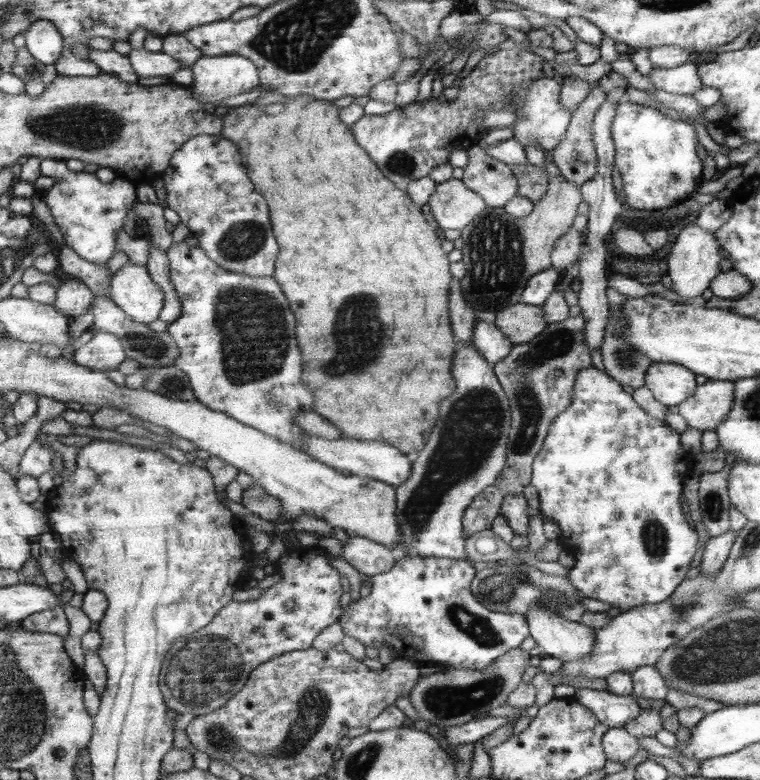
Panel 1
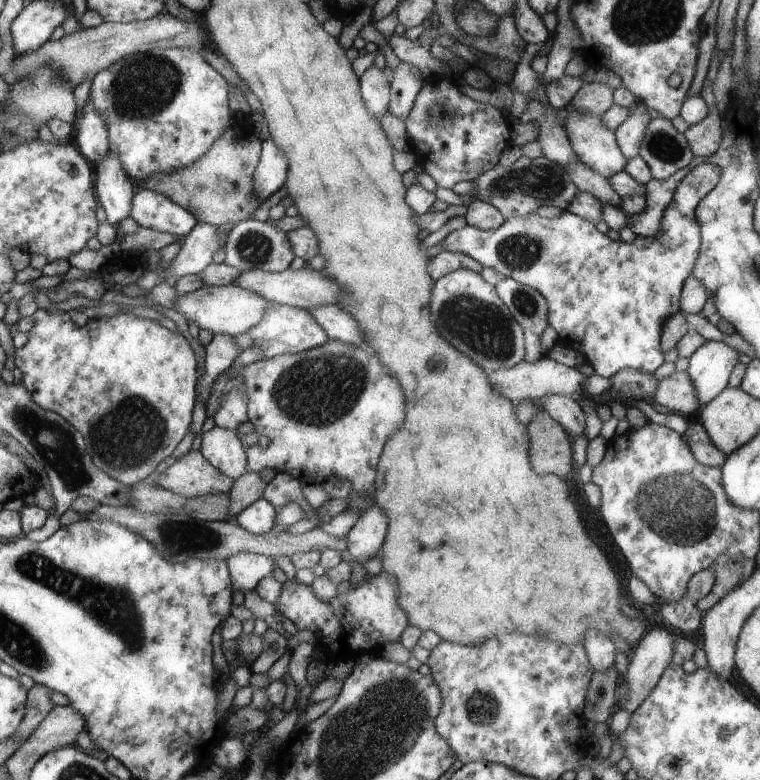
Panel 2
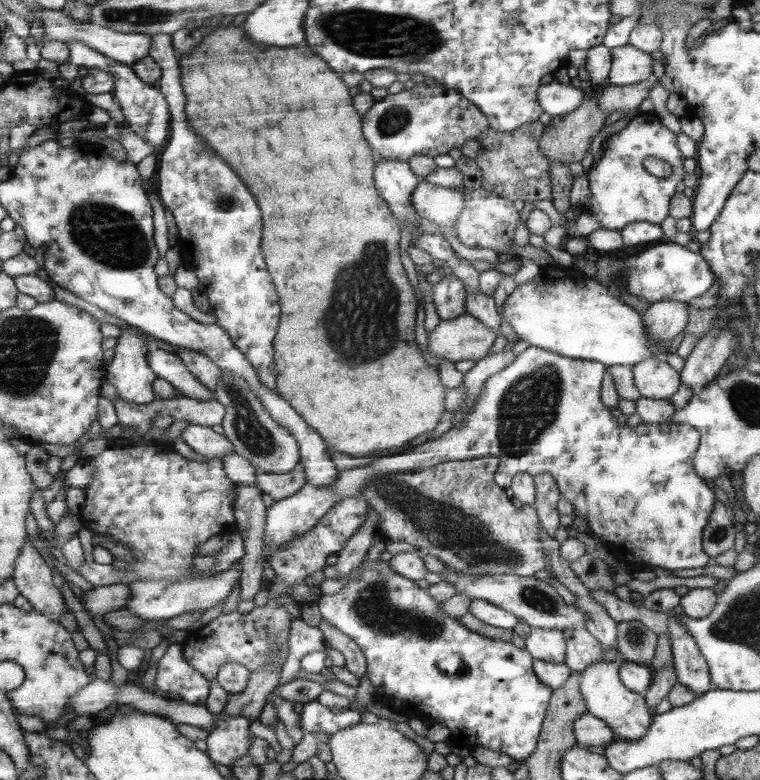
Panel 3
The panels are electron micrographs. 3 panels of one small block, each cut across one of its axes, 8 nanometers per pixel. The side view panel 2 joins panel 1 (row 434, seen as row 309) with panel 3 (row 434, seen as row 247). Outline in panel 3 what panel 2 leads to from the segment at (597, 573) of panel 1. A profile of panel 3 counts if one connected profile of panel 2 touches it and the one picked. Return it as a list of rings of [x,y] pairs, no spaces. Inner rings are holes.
[[[536,346],[526,348],[516,355],[516,359],[508,367],[496,372],[496,375],[492,374],[483,383],[478,401],[472,405],[462,425],[452,427],[440,437],[428,439],[403,453],[382,456],[365,467],[340,471],[338,480],[328,488],[306,483],[296,494],[274,501],[267,508],[262,535],[264,562],[268,563],[268,558],[274,552],[286,548],[292,540],[312,530],[336,502],[346,497],[357,497],[360,489],[378,475],[400,471],[415,472],[443,462],[479,459],[490,455],[500,460],[500,472],[496,472],[496,480],[500,482],[496,483],[502,488],[511,488],[515,476],[520,473],[532,476],[544,472],[552,473],[558,483],[560,496],[572,502],[575,507],[573,518],[583,517],[588,525],[587,533],[594,533],[610,547],[624,548],[626,564],[636,562],[645,564],[647,568],[660,566],[668,571],[707,566],[711,557],[703,548],[703,531],[707,528],[712,508],[715,508],[716,496],[694,470],[696,448],[699,448],[702,434],[692,425],[672,422],[642,422],[633,428],[628,424],[616,424],[614,430],[614,418],[602,398],[603,376],[607,367],[600,361],[560,356],[560,353]]]

